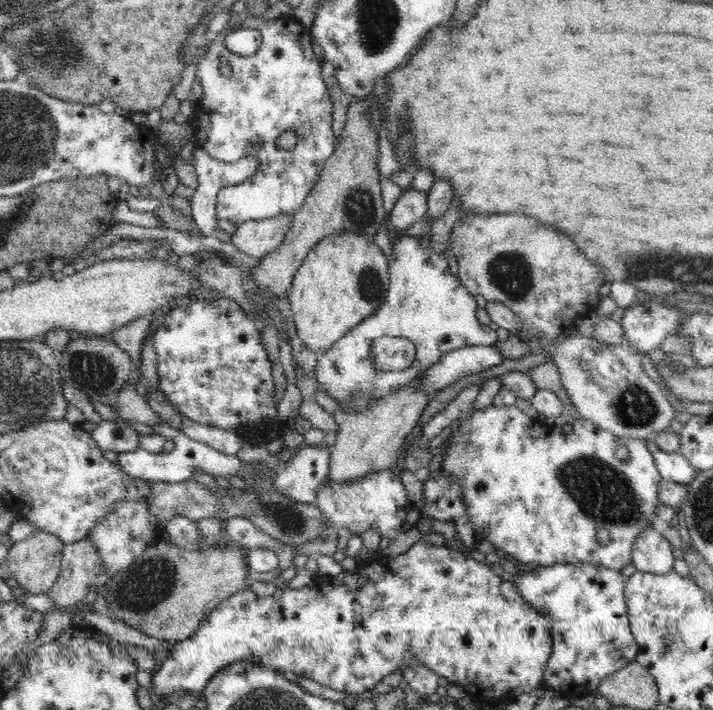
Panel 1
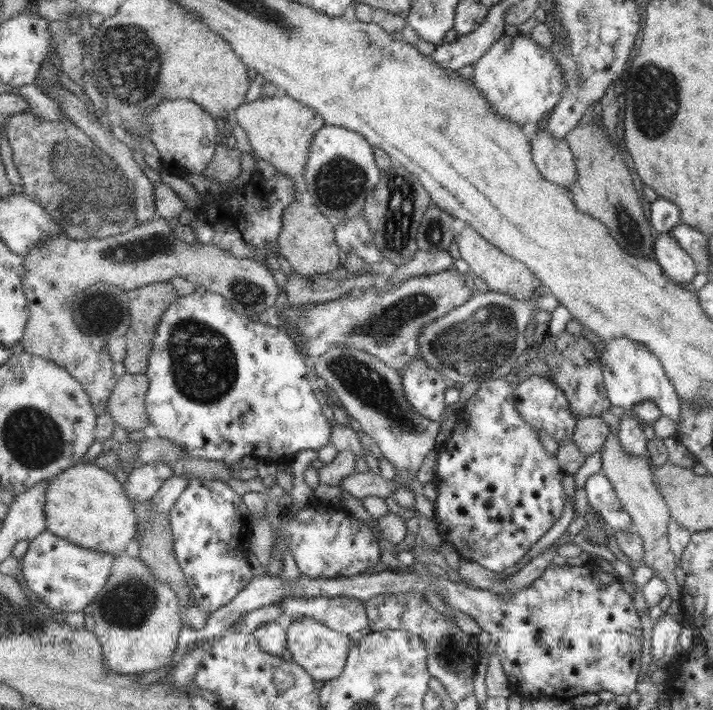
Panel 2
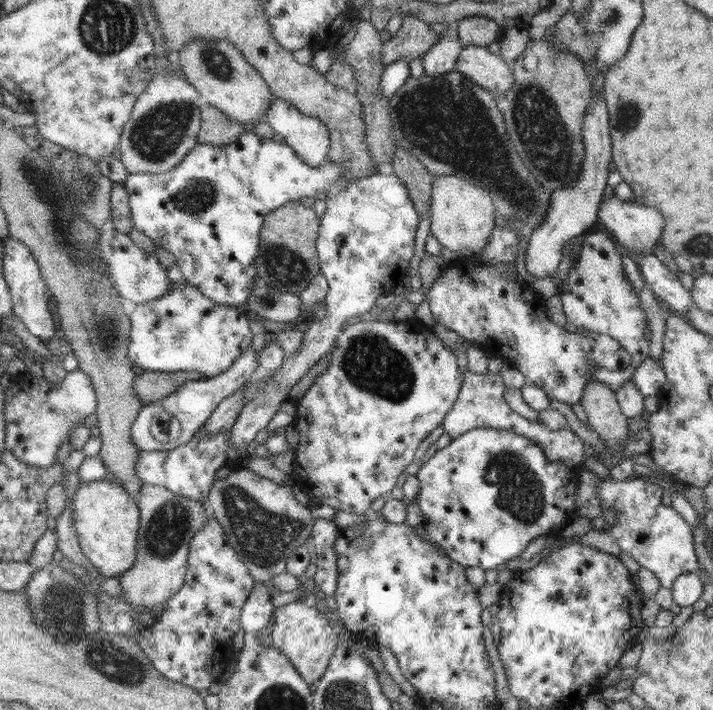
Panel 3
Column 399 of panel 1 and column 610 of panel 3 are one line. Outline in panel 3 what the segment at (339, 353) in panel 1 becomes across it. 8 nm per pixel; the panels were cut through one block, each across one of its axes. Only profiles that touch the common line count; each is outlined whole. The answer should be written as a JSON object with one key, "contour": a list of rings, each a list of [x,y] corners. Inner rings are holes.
{"contour":[[[602,231],[590,234],[586,233],[585,240],[582,244],[584,244],[584,248],[580,250],[578,264],[573,264],[564,282],[558,286],[558,294],[562,300],[563,310],[567,320],[565,329],[568,332],[588,330],[611,336],[630,353],[631,363],[625,369],[610,371],[606,370],[606,368],[594,368],[592,370],[594,378],[602,381],[606,386],[610,387],[610,390],[616,391],[620,386],[629,382],[638,365],[650,357],[650,343],[646,340],[646,315],[644,310],[640,308],[640,299],[636,296],[634,287],[626,278],[626,272],[622,266],[622,256],[616,250],[617,243],[610,234],[602,233]]]}

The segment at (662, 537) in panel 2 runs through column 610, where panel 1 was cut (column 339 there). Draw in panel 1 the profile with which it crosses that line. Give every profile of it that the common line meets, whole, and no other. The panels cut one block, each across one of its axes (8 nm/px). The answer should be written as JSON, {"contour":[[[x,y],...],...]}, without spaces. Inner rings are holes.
{"contour":[[[409,383],[400,390],[388,392],[384,398],[377,399],[374,406],[362,412],[334,412],[332,416],[338,423],[340,434],[337,434],[330,453],[327,479],[332,483],[354,483],[354,480],[366,478],[368,474],[395,467],[406,437],[419,424],[422,411],[435,394],[436,392],[420,392]]]}

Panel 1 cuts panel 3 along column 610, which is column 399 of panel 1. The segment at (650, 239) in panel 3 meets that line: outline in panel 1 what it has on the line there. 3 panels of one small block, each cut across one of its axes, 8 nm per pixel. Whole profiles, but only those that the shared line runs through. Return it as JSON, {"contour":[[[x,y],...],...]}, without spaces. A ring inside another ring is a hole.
{"contour":[[[405,190],[389,212],[389,232],[392,238],[400,236],[402,230],[410,228],[426,216],[427,192]]]}

